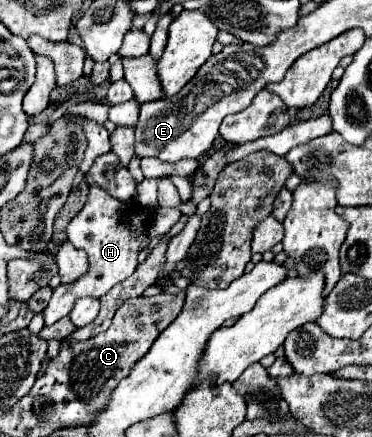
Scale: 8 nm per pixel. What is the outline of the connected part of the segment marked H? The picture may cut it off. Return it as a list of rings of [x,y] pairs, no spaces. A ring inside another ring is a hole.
[[[85,174],[85,182],[89,186],[89,198],[83,206],[83,210],[69,222],[67,226],[67,240],[73,246],[83,248],[89,254],[89,270],[73,284],[59,284],[53,290],[53,296],[49,300],[49,306],[43,310],[45,326],[55,324],[63,316],[67,316],[73,310],[73,304],[83,298],[99,298],[107,294],[115,284],[129,278],[135,268],[139,266],[139,250],[145,248],[149,240],[149,232],[143,230],[139,234],[131,234],[131,216],[139,210],[133,206],[133,200],[117,200],[107,190],[97,186],[89,174]]]

